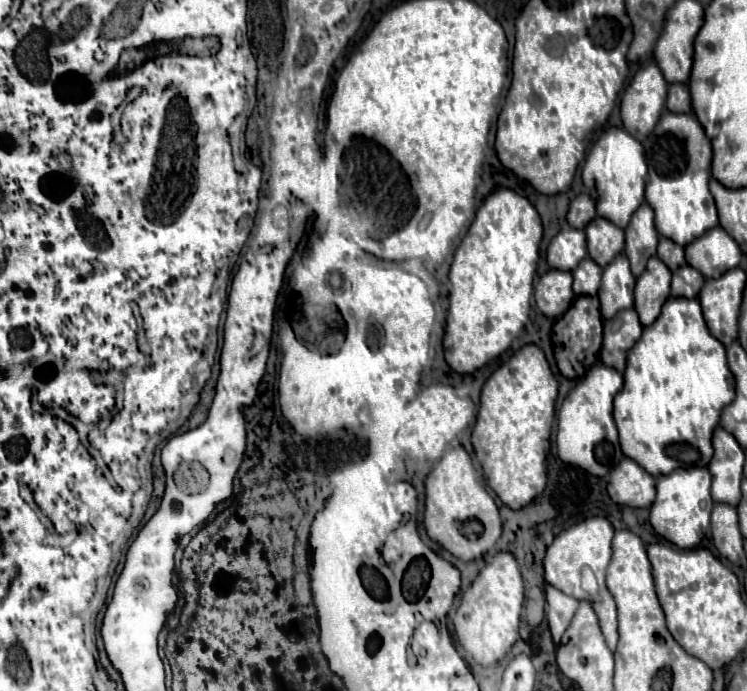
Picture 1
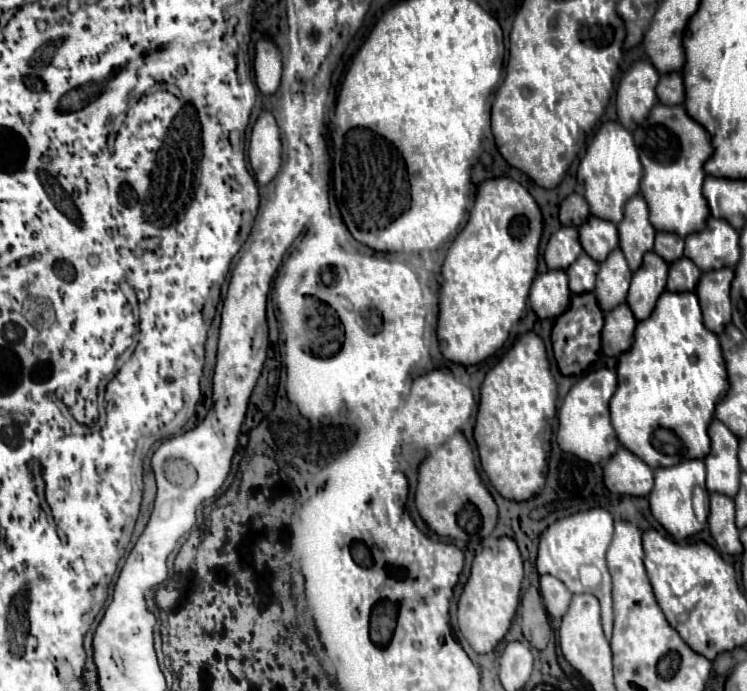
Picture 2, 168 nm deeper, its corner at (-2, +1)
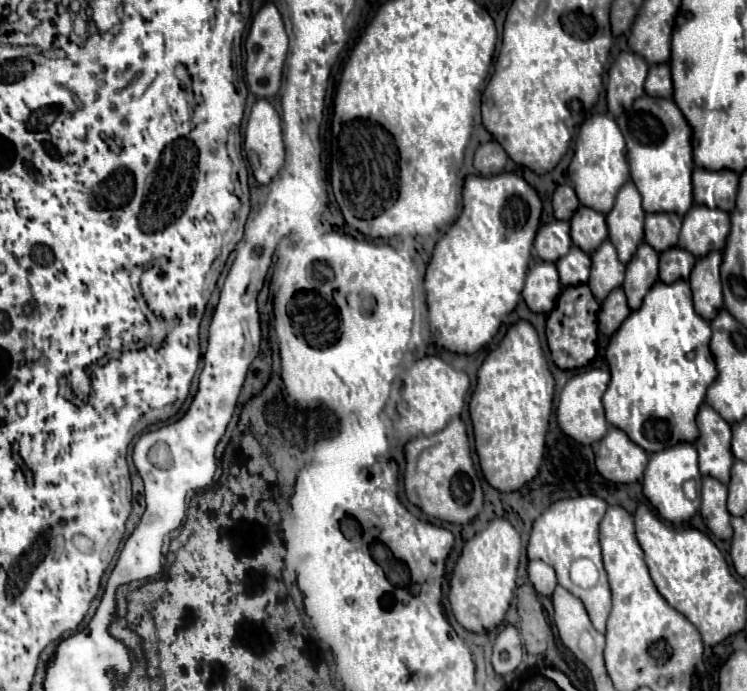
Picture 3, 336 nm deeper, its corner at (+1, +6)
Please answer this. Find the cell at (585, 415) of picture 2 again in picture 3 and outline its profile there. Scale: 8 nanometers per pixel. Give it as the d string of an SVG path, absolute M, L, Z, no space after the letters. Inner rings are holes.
M588 369L578 375L574 375L560 393L560 403L556 409L556 421L562 433L572 437L574 441L582 445L592 445L604 437L604 431L608 431L608 421L604 417L602 407L602 395L610 383L610 371L606 369Z

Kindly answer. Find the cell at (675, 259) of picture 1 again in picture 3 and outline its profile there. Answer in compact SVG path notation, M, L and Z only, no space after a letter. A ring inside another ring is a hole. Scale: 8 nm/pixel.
M650 213L644 223L644 241L658 253L676 247L682 219L674 213Z

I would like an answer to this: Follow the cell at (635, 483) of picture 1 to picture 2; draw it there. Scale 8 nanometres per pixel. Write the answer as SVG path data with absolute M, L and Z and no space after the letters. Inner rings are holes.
M619 446L619 450L603 468L603 482L615 494L647 496L647 492L651 492L651 480L653 468L625 446Z

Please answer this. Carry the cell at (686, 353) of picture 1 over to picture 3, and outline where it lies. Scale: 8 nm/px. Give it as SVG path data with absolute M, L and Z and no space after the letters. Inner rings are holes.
M684 279L676 283L656 283L652 291L644 297L644 303L638 311L632 311L628 319L620 325L620 331L612 335L606 359L610 365L612 381L602 397L606 419L610 425L620 427L632 443L644 447L644 451L664 451L664 447L674 447L676 443L694 443L698 439L696 413L704 403L706 389L714 383L718 371L714 357L708 349L710 341L710 323L696 315L692 305L692 291ZM688 351L696 351L694 359L686 359Z

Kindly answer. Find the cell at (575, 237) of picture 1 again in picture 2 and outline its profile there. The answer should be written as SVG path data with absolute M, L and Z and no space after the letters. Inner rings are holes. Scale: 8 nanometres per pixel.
M559 228L547 242L543 258L549 268L559 268L565 270L569 268L577 256L583 252L579 244L579 232L577 228Z

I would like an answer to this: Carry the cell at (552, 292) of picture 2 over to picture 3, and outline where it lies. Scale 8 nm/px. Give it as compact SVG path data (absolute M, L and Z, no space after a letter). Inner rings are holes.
M538 261L530 267L526 275L526 285L522 291L522 297L530 311L534 313L550 313L556 305L556 299L562 291L558 271L554 263Z

